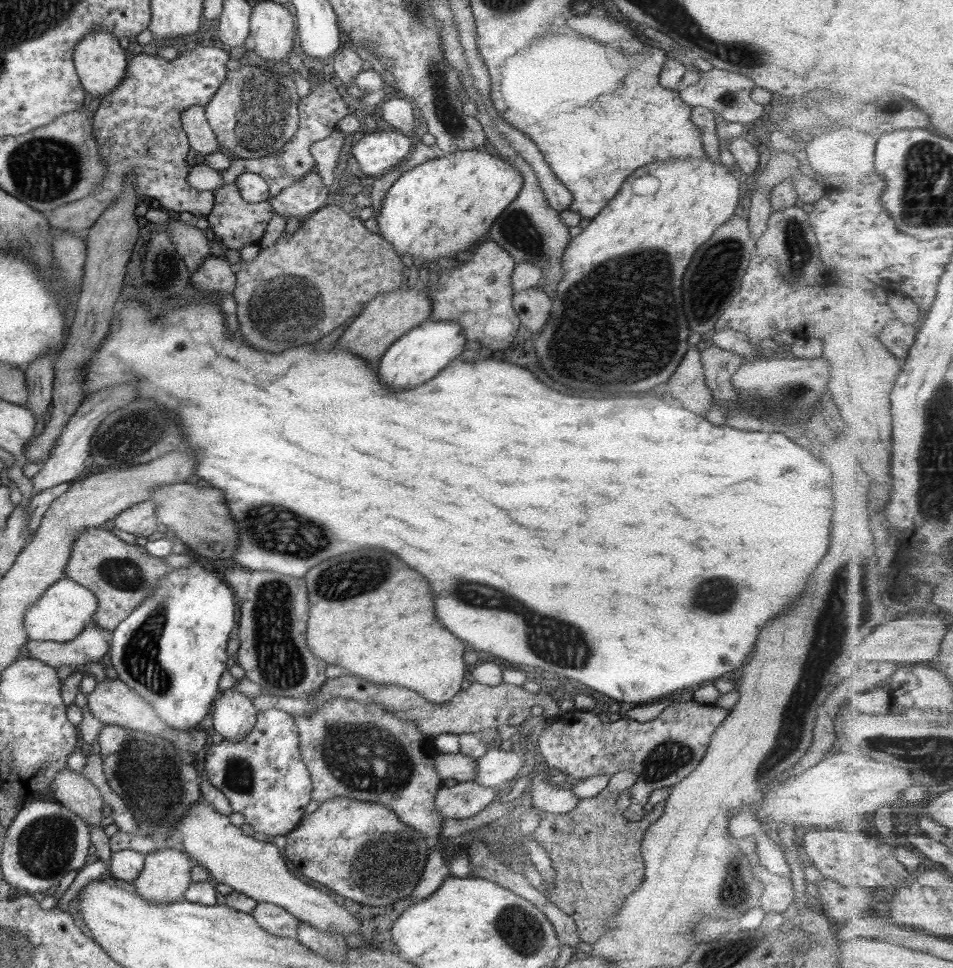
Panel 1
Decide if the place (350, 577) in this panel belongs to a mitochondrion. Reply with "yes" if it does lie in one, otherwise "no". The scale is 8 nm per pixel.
yes

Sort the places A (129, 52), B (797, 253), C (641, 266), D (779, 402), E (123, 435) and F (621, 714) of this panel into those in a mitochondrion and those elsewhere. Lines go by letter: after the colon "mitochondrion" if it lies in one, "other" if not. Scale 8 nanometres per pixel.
A: other
B: mitochondrion
C: mitochondrion
D: mitochondrion
E: mitochondrion
F: other

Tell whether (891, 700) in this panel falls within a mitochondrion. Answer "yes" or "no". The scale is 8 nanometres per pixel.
no

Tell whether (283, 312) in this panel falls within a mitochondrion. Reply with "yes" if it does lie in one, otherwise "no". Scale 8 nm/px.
yes

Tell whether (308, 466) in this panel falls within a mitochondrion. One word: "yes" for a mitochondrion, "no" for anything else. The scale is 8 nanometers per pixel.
no

